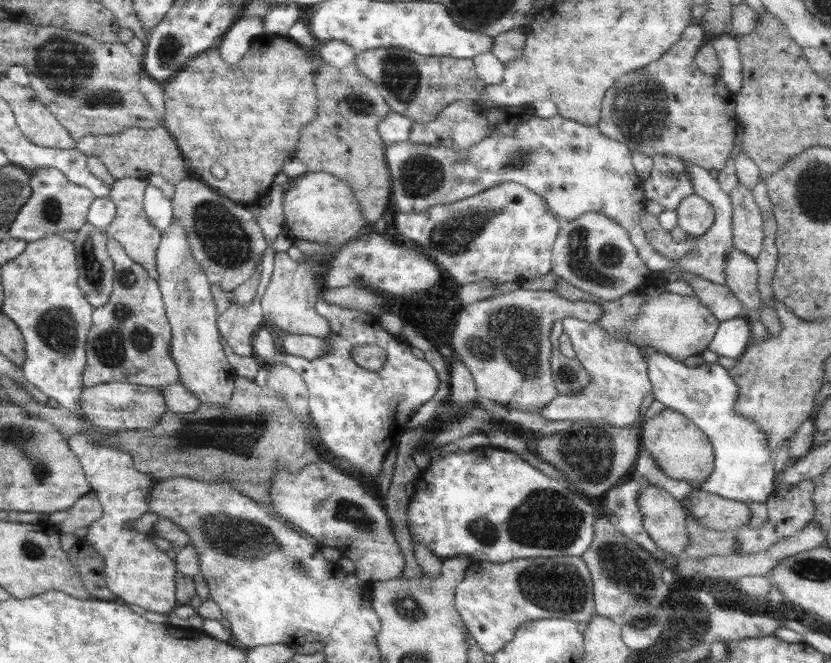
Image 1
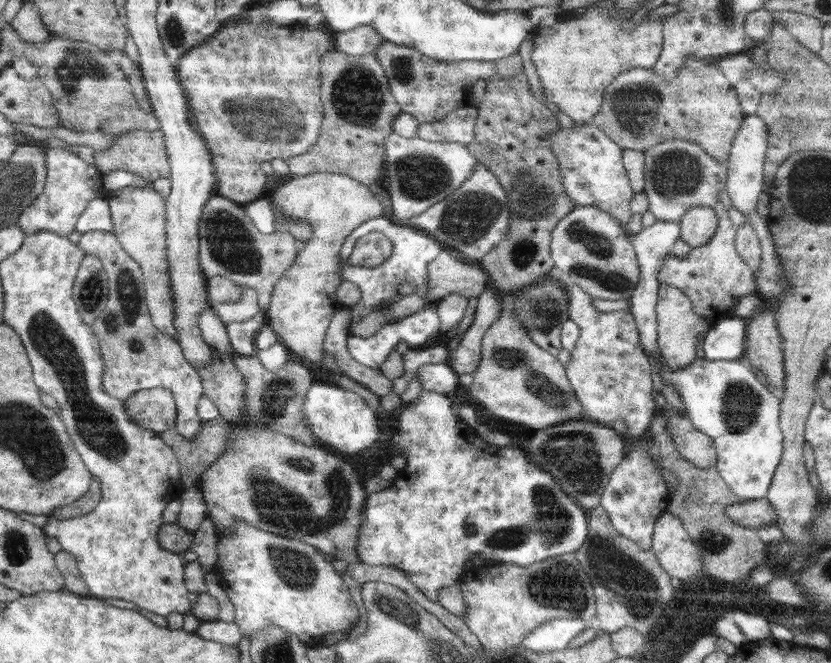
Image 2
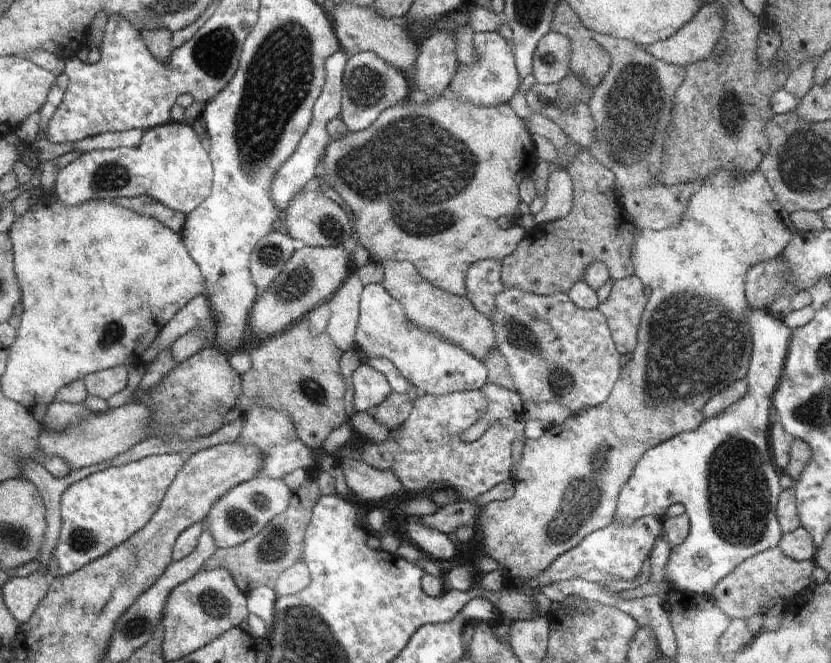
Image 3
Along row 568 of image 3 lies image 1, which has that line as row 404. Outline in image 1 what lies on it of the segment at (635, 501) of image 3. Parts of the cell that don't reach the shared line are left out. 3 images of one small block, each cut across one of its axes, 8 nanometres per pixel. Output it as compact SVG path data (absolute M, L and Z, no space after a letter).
M652 347L641 351L647 362L653 397L666 407L684 414L702 429L714 449L714 468L708 480L704 481L698 490L746 504L769 504L775 484L774 454L767 445L767 434L764 434L753 420L739 416L733 409L739 388L728 369L719 362L704 362L690 368Z

